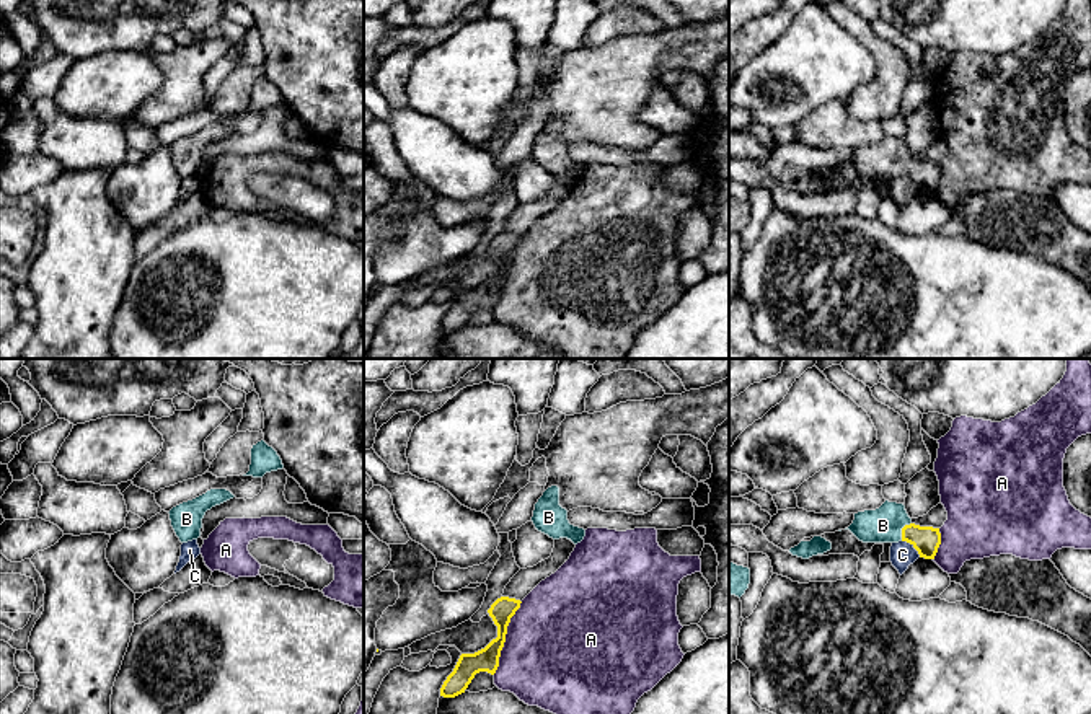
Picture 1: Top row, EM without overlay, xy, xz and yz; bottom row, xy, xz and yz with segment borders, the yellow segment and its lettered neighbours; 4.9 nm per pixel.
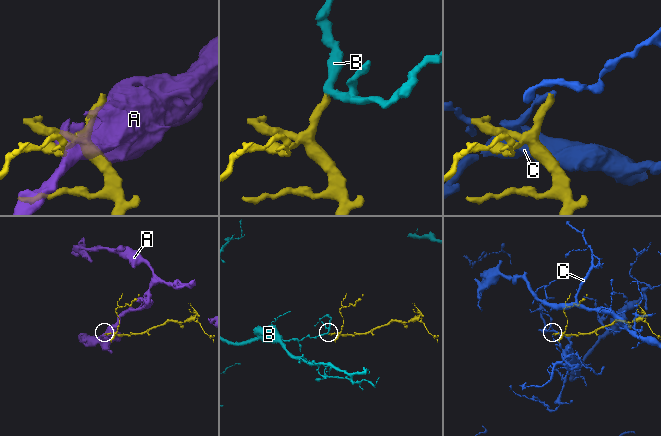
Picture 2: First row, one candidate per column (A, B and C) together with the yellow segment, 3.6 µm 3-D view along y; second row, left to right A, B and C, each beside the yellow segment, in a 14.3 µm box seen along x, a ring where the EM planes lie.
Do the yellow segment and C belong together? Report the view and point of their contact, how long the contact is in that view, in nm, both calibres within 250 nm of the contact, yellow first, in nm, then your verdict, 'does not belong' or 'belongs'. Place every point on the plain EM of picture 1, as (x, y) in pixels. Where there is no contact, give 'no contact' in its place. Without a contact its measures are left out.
meets yellow in yz at (914, 181); contact 130 nm long; 140 nm thick on the yellow side, 120 nm on the other; does not belong

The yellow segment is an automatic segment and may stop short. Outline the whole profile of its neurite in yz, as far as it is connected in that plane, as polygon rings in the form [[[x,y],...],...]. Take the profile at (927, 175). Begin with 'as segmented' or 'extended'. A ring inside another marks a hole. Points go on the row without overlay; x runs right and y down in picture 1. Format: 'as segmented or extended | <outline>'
extended | [[[886,135],[876,145],[855,148],[850,165],[863,178],[910,178],[925,194],[934,194],[941,179],[939,163],[912,156],[905,140]]]

